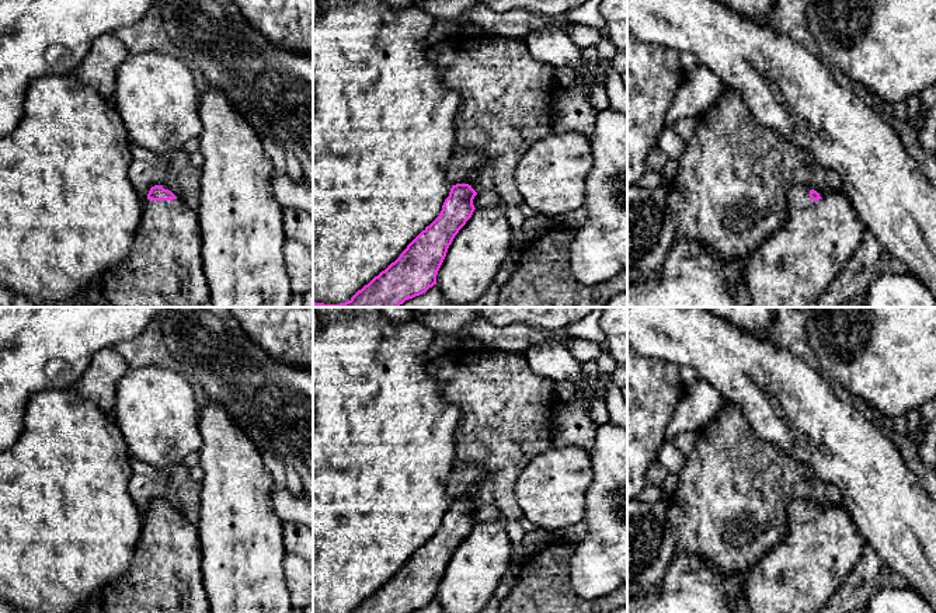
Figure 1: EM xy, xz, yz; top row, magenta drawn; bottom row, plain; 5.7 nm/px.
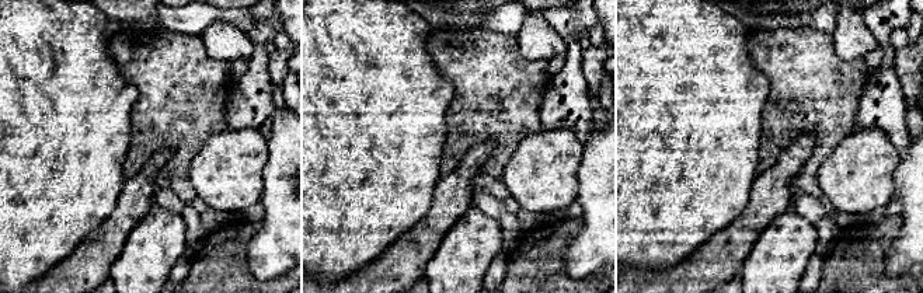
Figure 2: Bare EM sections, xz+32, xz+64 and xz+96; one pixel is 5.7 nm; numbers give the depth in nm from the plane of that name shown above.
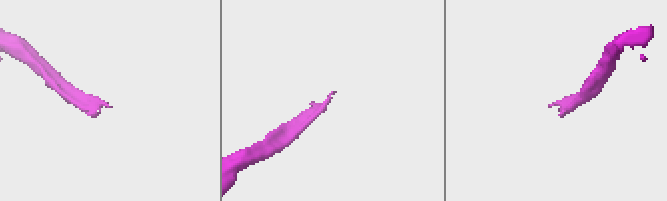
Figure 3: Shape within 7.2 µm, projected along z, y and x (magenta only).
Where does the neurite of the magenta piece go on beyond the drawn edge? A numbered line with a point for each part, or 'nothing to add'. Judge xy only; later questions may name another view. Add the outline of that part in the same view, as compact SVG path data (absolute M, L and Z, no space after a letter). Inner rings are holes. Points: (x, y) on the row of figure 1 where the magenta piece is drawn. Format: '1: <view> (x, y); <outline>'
1: xy (164, 268); M177 198L146 199L129 255L101 278L114 307L209 307L210 292L202 261L202 229L196 210Z

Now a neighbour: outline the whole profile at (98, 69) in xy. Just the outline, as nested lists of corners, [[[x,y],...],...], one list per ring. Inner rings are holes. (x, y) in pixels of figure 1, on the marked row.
[[[108,32],[93,41],[88,53],[74,74],[81,83],[95,88],[109,102],[115,98],[118,69],[128,58],[126,45],[115,32]]]

